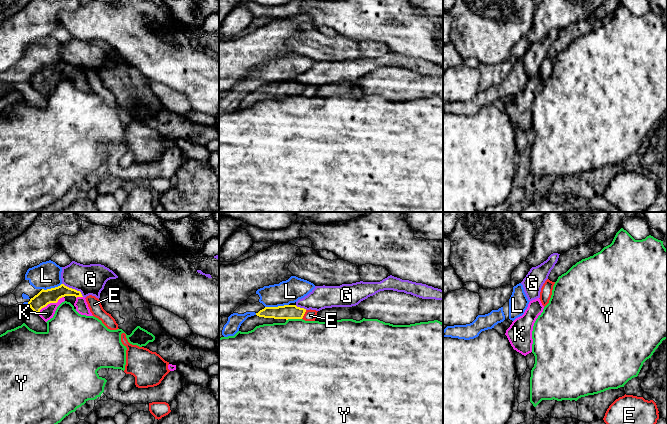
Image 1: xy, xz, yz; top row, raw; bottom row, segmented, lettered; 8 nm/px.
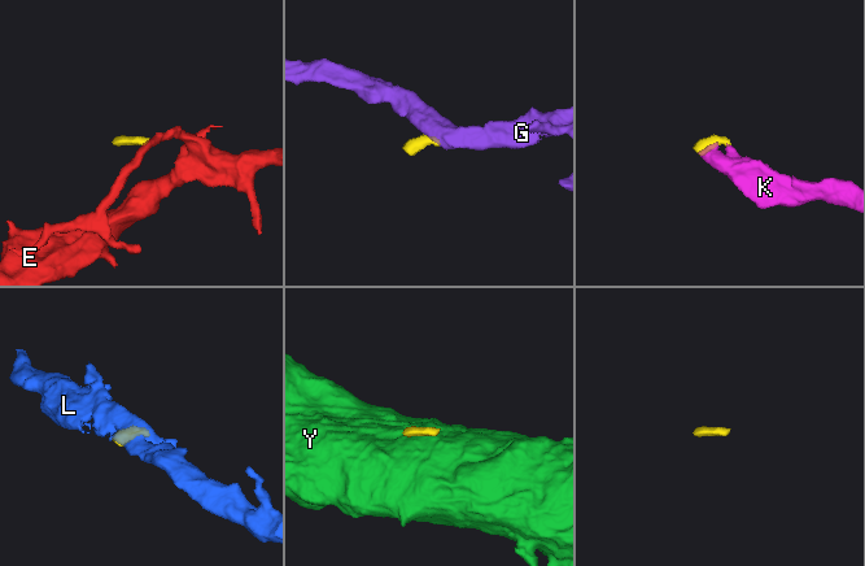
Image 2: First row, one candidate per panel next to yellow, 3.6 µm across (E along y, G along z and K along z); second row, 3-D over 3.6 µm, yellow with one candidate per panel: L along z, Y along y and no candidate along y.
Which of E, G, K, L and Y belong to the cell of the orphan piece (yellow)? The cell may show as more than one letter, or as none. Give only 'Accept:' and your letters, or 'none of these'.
Accept: K

